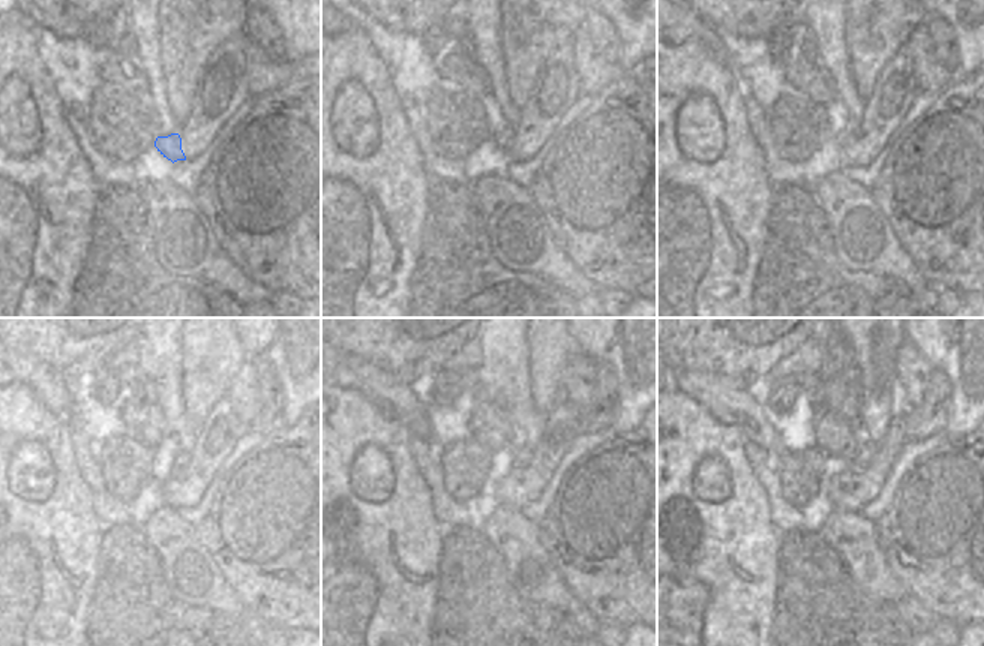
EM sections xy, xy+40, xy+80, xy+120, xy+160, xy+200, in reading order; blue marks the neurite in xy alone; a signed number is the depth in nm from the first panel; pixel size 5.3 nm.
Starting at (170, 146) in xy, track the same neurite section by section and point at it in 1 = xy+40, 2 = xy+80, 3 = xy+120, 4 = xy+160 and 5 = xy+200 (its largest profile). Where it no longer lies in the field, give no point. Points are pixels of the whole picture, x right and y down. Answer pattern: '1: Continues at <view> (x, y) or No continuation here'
1: Continues at xy+40 (503, 138)
2: Continues at xy+80 (852, 125)
3: Continues at xy+120 (183, 457)
4: Continues at xy+160 (521, 454)
5: Continues at xy+200 (867, 450)

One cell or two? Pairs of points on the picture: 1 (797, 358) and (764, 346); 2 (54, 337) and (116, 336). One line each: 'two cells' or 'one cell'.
1: two cells
2: one cell

